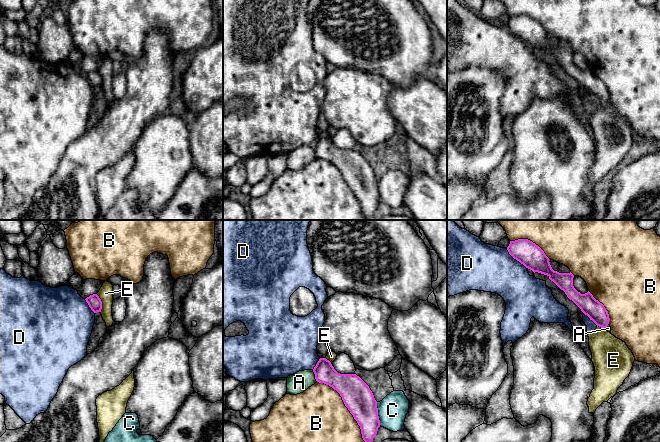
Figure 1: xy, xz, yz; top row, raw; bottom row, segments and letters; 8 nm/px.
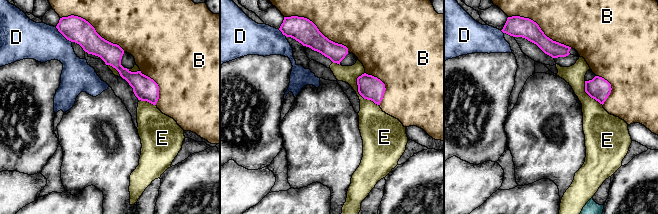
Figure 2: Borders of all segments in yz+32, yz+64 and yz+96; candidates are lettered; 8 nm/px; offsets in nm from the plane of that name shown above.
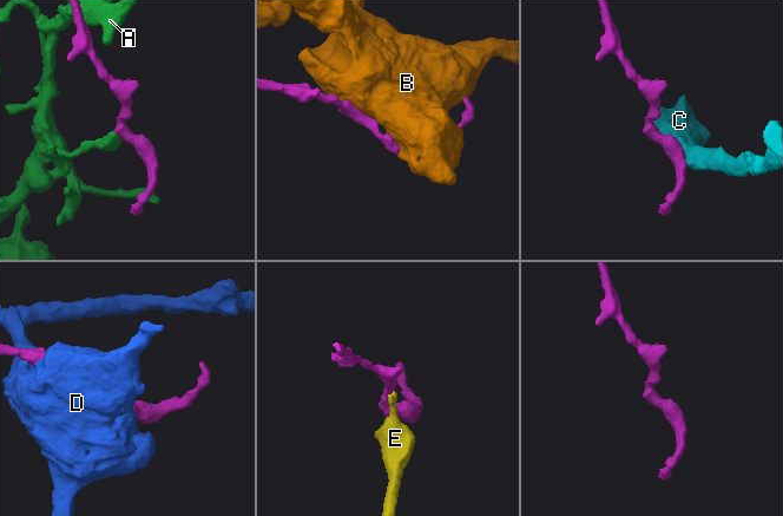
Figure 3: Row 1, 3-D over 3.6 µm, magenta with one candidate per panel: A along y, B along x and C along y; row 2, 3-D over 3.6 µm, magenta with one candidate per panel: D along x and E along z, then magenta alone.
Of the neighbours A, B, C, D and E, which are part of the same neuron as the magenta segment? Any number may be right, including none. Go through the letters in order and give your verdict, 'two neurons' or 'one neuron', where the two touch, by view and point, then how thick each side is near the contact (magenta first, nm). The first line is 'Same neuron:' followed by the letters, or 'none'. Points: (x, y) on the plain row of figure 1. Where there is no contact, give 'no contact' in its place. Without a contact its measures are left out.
Same neuron: none
A: two neurons | xz (315, 152) | 180/160 nm
B: two neurons | xz (347, 183) | 240/500 nm
C: two neurons | xz (377, 190) | 240/240 nm
D: two neurons | yz (516, 35) | 200/380 nm
E: two neurons | xy (101, 79) | 110/120 nm

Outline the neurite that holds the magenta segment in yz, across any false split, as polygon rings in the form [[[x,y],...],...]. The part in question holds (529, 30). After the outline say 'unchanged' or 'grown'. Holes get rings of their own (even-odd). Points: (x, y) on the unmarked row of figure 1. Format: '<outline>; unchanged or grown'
[[[518,15],[510,17],[507,26],[514,35],[526,44],[534,49],[547,51],[597,102],[603,105],[608,102],[610,94],[604,81],[596,76],[589,67],[585,70],[578,68],[573,62],[574,51],[571,48],[554,47],[549,34],[538,21],[528,15]]]; unchanged

